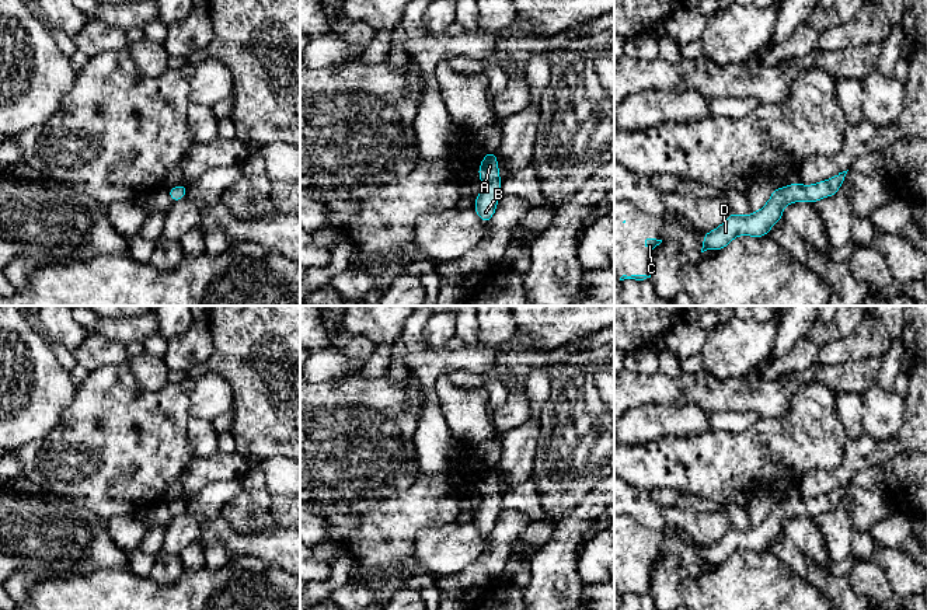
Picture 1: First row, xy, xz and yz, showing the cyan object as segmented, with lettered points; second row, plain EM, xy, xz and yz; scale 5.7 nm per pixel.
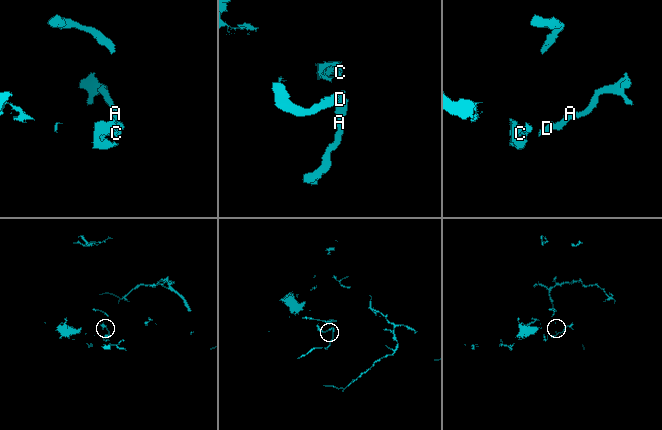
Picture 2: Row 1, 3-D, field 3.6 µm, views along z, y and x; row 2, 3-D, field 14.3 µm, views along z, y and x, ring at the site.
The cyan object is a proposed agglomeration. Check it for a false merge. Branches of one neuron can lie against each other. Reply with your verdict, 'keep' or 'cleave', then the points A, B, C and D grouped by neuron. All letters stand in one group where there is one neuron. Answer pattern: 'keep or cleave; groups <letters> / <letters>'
keep; groups A B C D

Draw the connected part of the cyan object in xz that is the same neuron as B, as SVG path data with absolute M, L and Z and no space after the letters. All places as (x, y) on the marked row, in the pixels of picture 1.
M495 151L485 154L478 168L478 177L484 185L475 198L474 210L484 223L488 223L501 198L501 177Z

